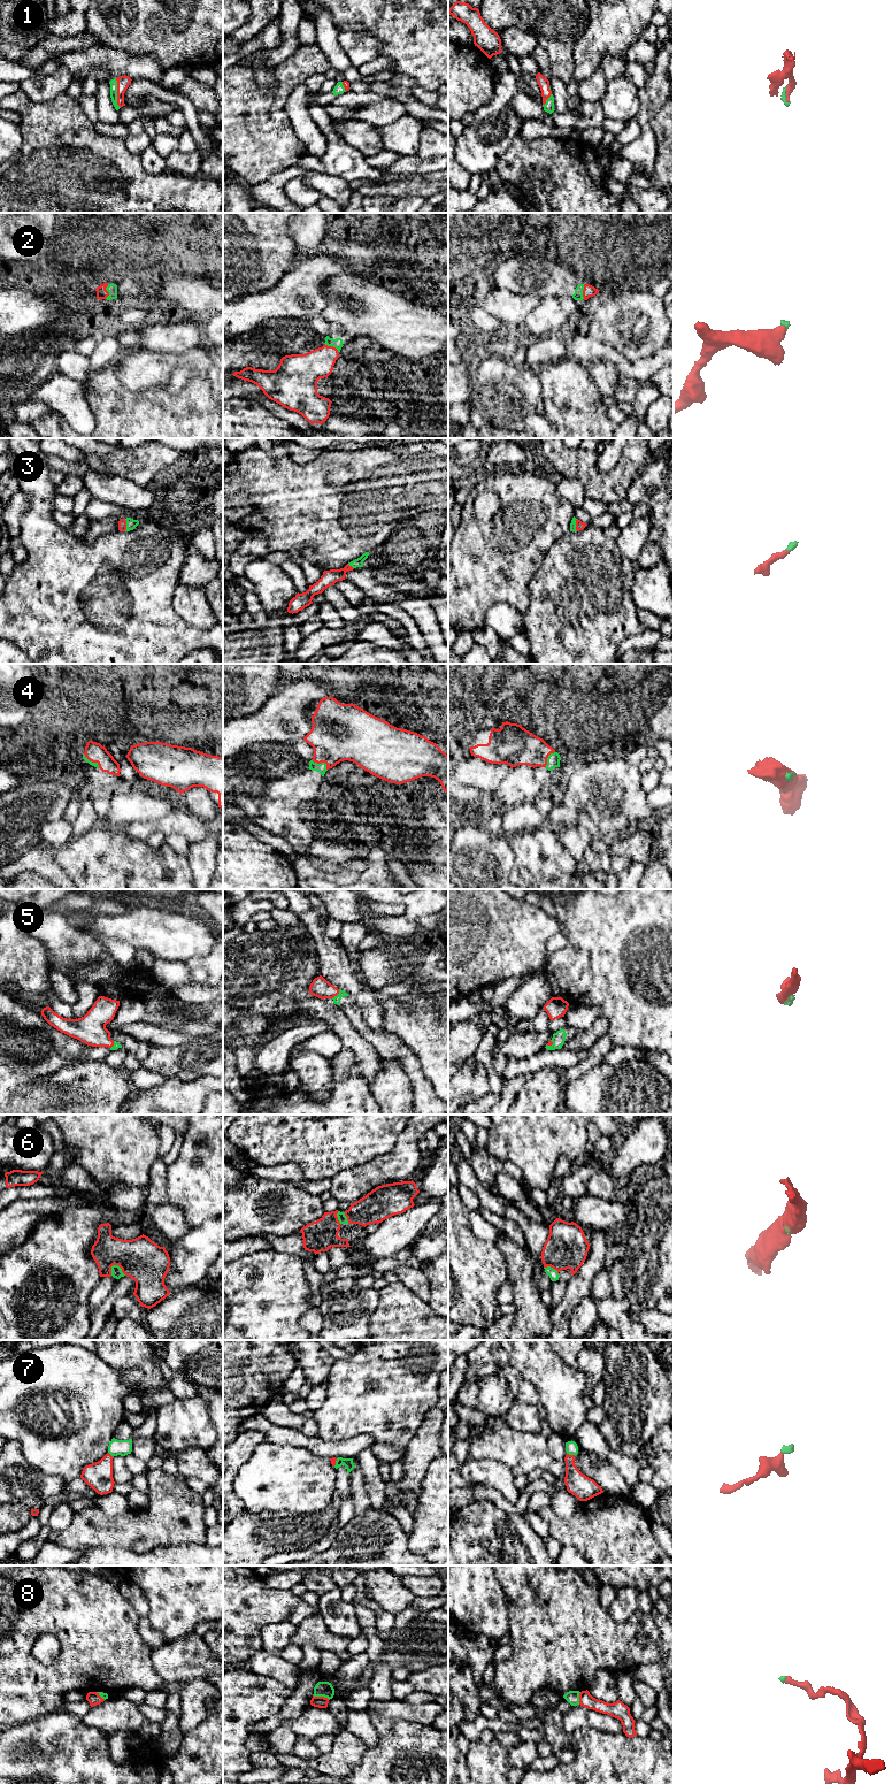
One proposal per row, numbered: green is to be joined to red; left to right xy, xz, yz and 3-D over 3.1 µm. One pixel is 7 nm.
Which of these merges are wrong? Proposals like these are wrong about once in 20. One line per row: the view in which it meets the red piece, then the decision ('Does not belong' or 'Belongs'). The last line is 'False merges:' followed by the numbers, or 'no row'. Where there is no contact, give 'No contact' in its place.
1: Touches red in xy. Belongs
2: Touches red in xz. Belongs
3: Touches red in xy. Belongs
4: Touches red in xz. Belongs
5: Touches red in xz. Belongs
6: Touches red in xy. Belongs
7: Touches red in yz. Belongs
8: Touches red in xz. Belongs
False merges: no row

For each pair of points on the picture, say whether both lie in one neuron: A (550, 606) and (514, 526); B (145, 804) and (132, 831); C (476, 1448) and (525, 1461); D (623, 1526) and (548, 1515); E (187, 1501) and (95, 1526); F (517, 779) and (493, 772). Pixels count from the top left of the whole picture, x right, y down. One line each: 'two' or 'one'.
A: two
B: two
C: one
D: one
E: one
F: two

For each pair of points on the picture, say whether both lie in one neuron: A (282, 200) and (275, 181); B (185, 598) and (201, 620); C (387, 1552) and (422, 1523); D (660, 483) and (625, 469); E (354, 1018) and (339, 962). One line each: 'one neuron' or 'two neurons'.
A: one neuron
B: one neuron
C: two neurons
D: two neurons
E: two neurons

